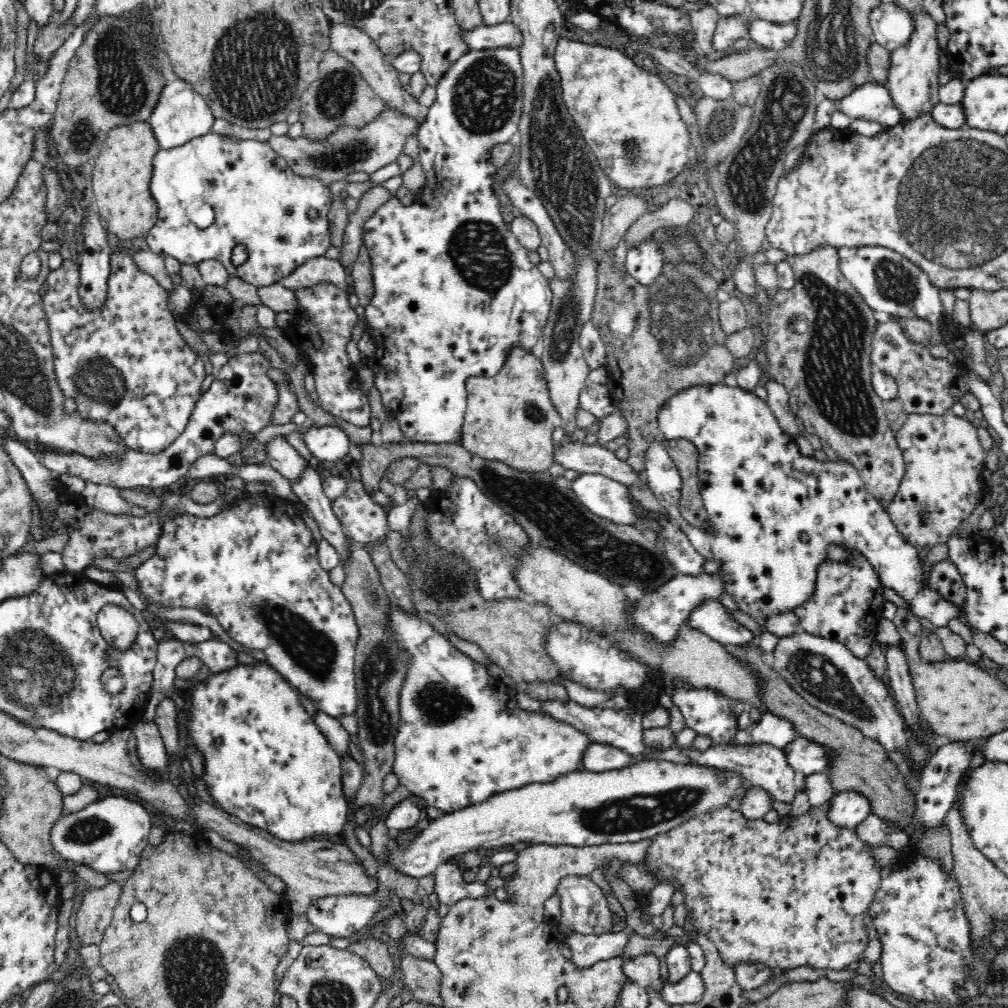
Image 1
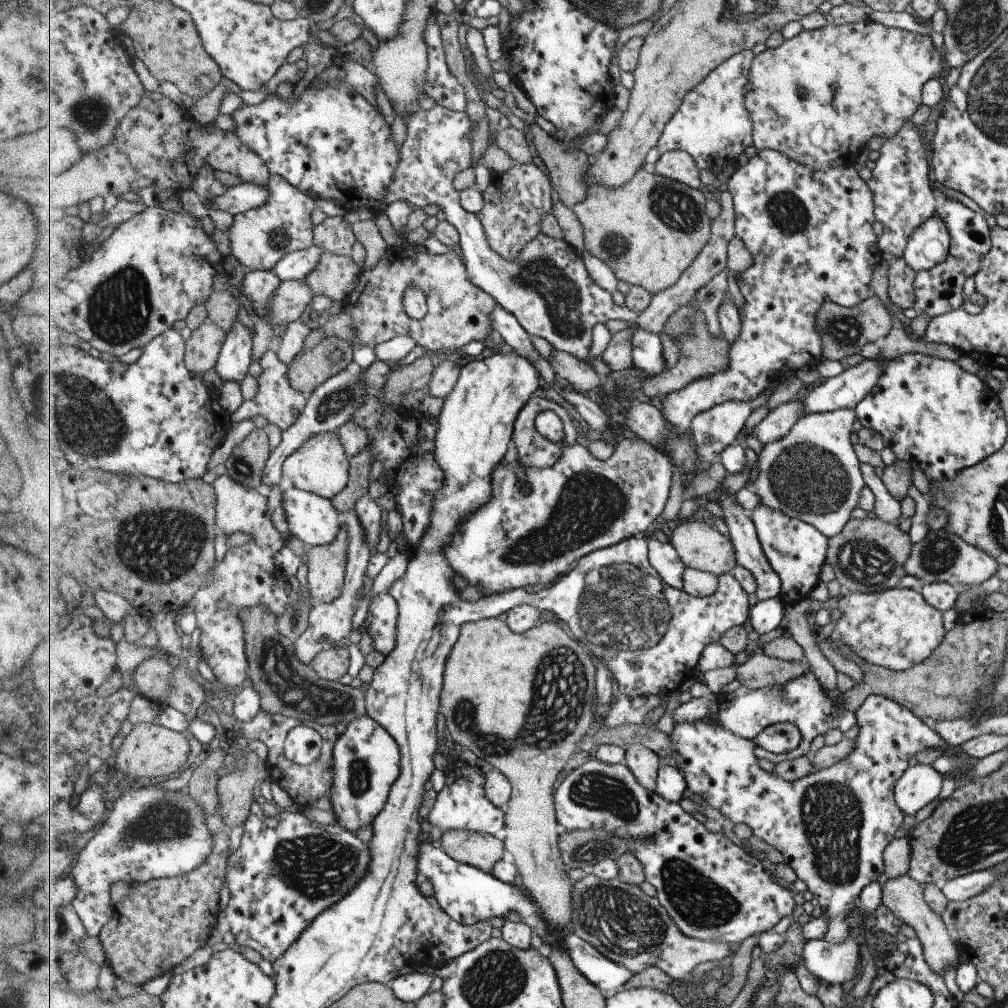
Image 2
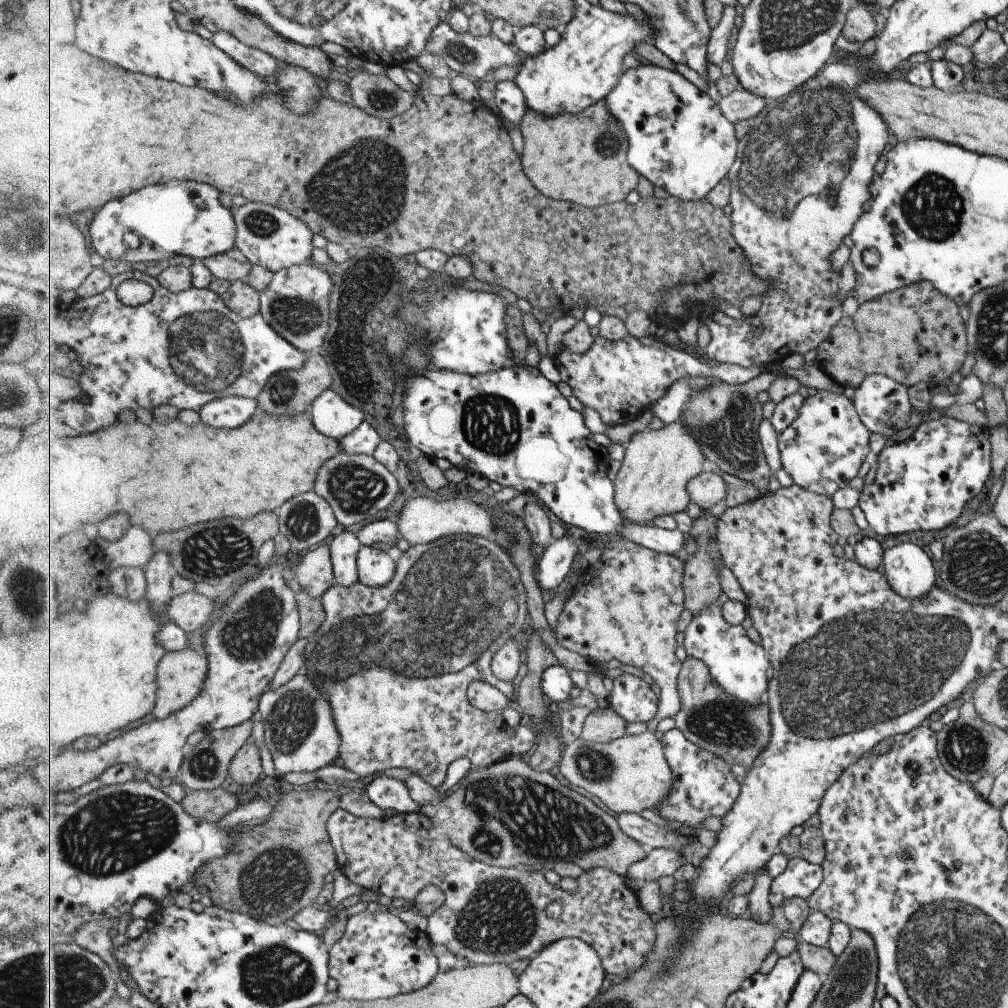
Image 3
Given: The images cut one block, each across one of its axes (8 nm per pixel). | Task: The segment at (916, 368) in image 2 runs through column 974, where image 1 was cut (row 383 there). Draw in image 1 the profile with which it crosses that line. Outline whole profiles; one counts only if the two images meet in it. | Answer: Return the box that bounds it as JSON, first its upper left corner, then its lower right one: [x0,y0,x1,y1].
[364,46,552,445]

